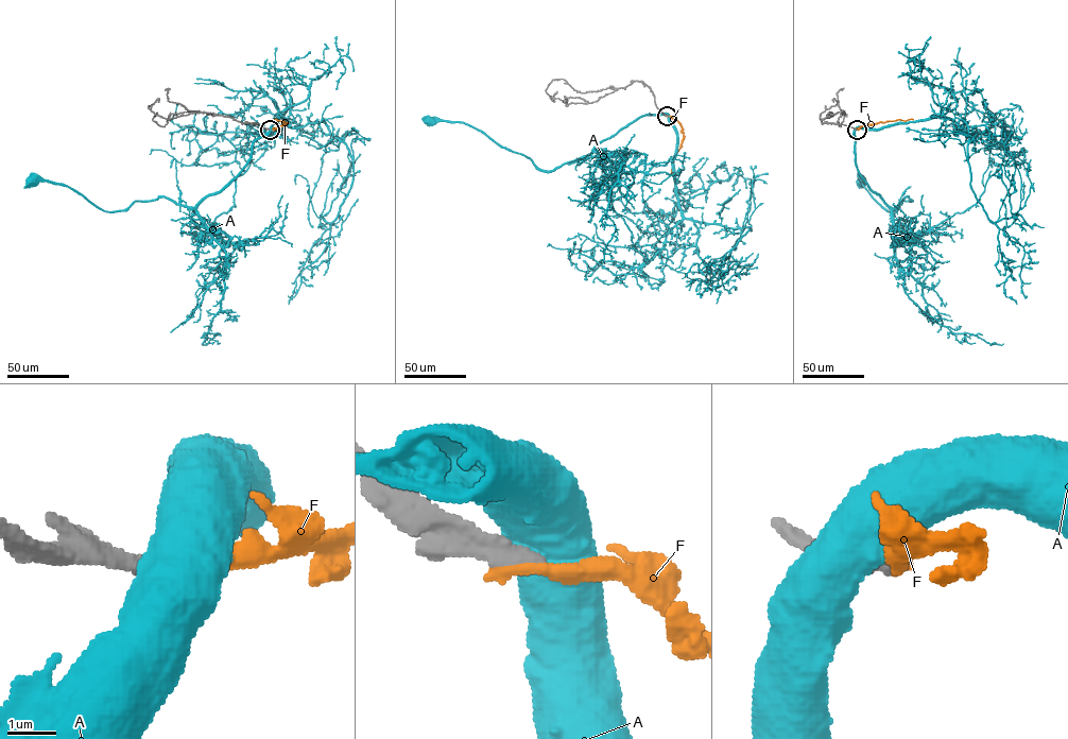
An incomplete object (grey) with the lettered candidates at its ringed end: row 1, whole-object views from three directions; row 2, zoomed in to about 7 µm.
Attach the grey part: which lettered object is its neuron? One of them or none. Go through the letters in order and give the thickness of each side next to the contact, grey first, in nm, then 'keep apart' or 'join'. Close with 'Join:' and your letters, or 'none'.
A: 420 nm thick on the grey side, 800 nm on the other; keep apart
F: 420 nm thick on the grey side, 340 nm on the other; join
Join: F

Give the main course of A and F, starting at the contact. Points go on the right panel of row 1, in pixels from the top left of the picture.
A: (856, 130), (855, 166), (868, 186), (892, 207), (905, 198), (911, 201), (901, 201), (889, 211), (861, 181)
F: (857, 130), (879, 122), (913, 119)

